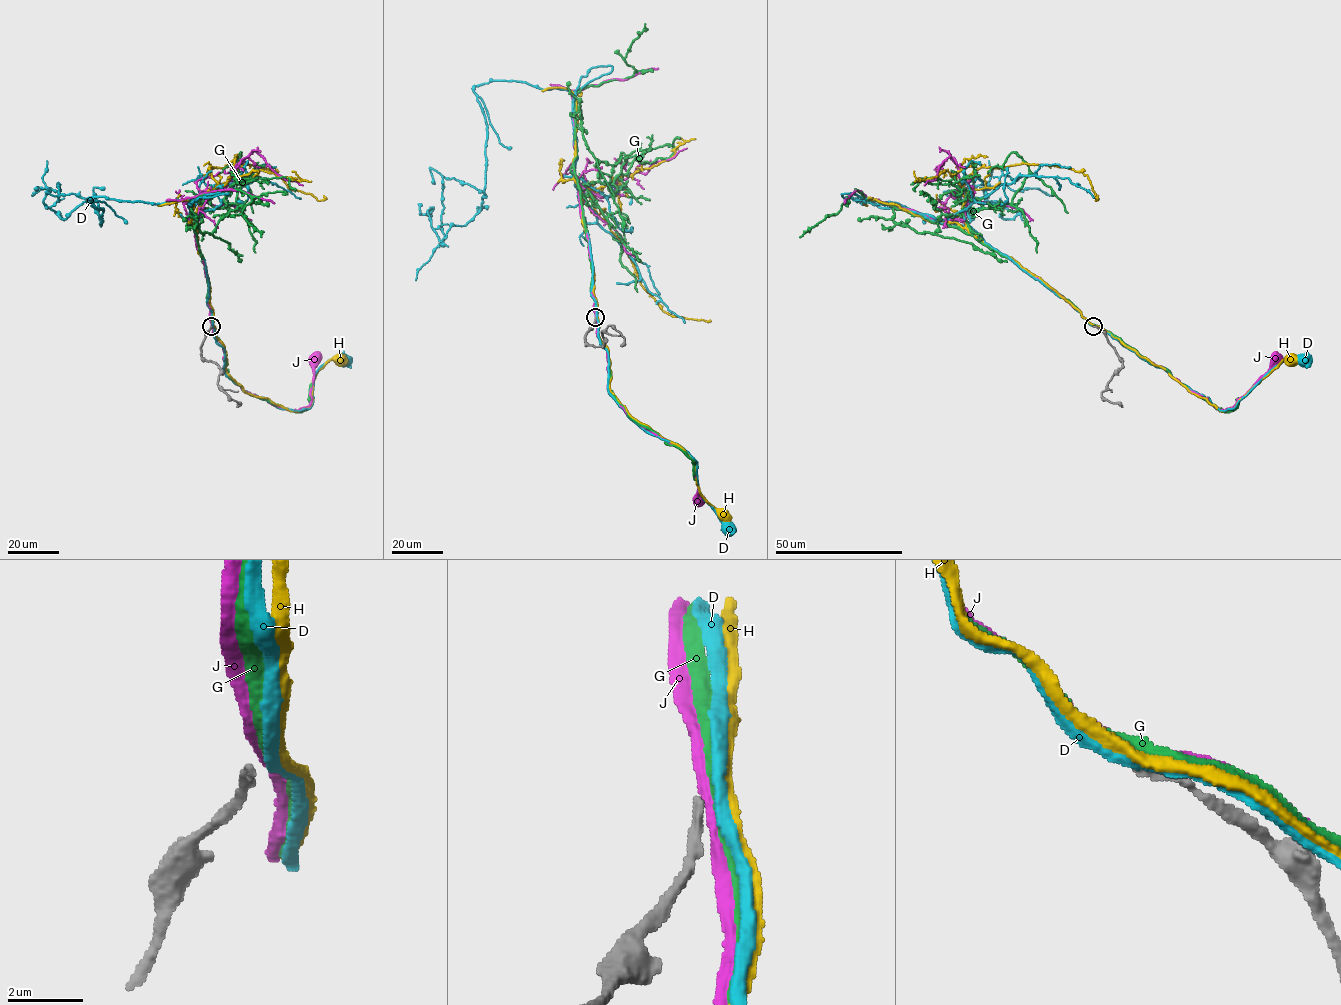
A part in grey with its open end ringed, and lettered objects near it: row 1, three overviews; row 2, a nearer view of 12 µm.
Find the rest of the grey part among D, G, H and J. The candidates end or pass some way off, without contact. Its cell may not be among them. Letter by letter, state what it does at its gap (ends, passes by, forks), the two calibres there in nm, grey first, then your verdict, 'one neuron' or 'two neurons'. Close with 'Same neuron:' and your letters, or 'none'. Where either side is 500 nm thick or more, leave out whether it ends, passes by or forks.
D: it passes by; 240 nm thick on the grey side, 280 nm on the other; two neurons
G: it passes by; 240 nm thick on the grey side, 320 nm on the other; two neurons
H: it passes by; 240 nm thick on the grey side, 300 nm on the other; two neurons
J: it passes by; 240 nm thick on the grey side, 280 nm on the other; two neurons
Same neuron: none

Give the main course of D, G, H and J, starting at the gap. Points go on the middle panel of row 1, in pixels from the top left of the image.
D: (596, 317), (598, 338), (608, 353), (608, 392), (644, 429), (675, 442), (695, 460), (698, 491), (729, 528)
G: (596, 317), (588, 242), (573, 166), (574, 96), (588, 85), (631, 76), (635, 70), (624, 57), (645, 23)
H: (597, 317), (597, 335), (608, 348), (610, 390), (631, 415), (679, 445), (695, 460), (699, 493), (725, 515)
J: (595, 317), (597, 335), (606, 350), (608, 391), (639, 423), (676, 444), (694, 460), (697, 499)

